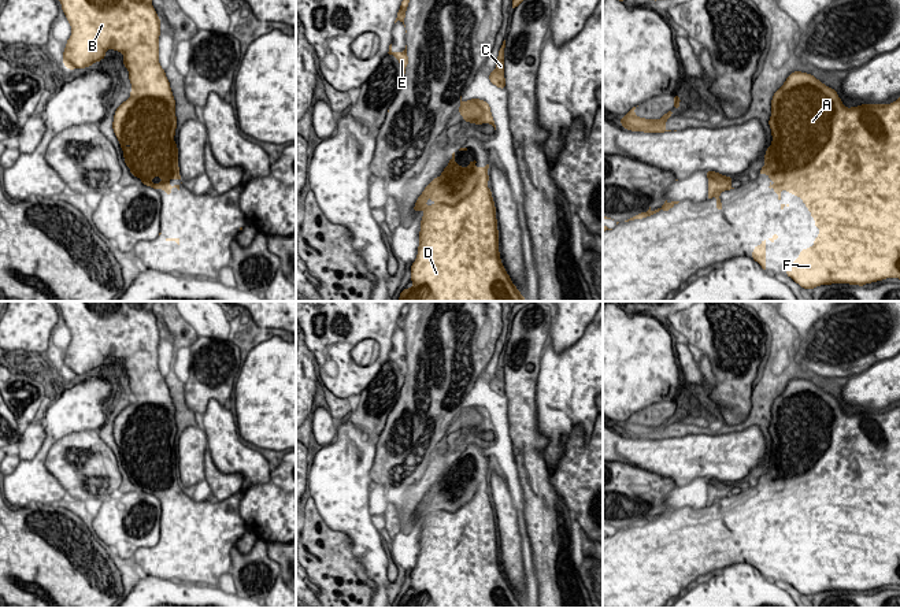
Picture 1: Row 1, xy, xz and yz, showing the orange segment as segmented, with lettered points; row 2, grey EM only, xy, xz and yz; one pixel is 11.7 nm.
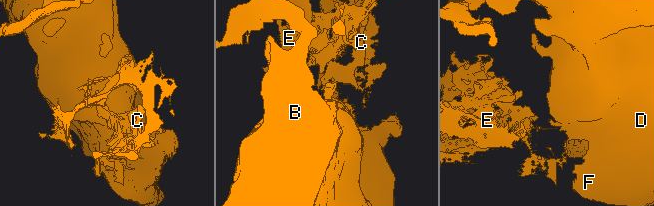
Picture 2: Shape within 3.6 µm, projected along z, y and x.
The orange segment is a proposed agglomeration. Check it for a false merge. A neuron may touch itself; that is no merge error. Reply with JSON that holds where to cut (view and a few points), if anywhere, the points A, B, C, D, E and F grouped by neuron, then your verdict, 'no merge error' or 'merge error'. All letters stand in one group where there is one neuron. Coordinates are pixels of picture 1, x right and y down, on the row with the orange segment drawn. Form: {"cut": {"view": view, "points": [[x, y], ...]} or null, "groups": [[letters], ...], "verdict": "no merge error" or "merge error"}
{"cut": null, "groups": [["A", "B", "C", "D", "E", "F"]], "verdict": "no merge error"}

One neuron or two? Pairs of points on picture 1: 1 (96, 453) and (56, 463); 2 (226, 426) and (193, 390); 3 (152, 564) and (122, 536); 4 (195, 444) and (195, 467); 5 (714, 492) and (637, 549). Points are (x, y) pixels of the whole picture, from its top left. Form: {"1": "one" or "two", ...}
{"1": "one", "2": "two", "3": "two", "4": "one", "5": "one"}

